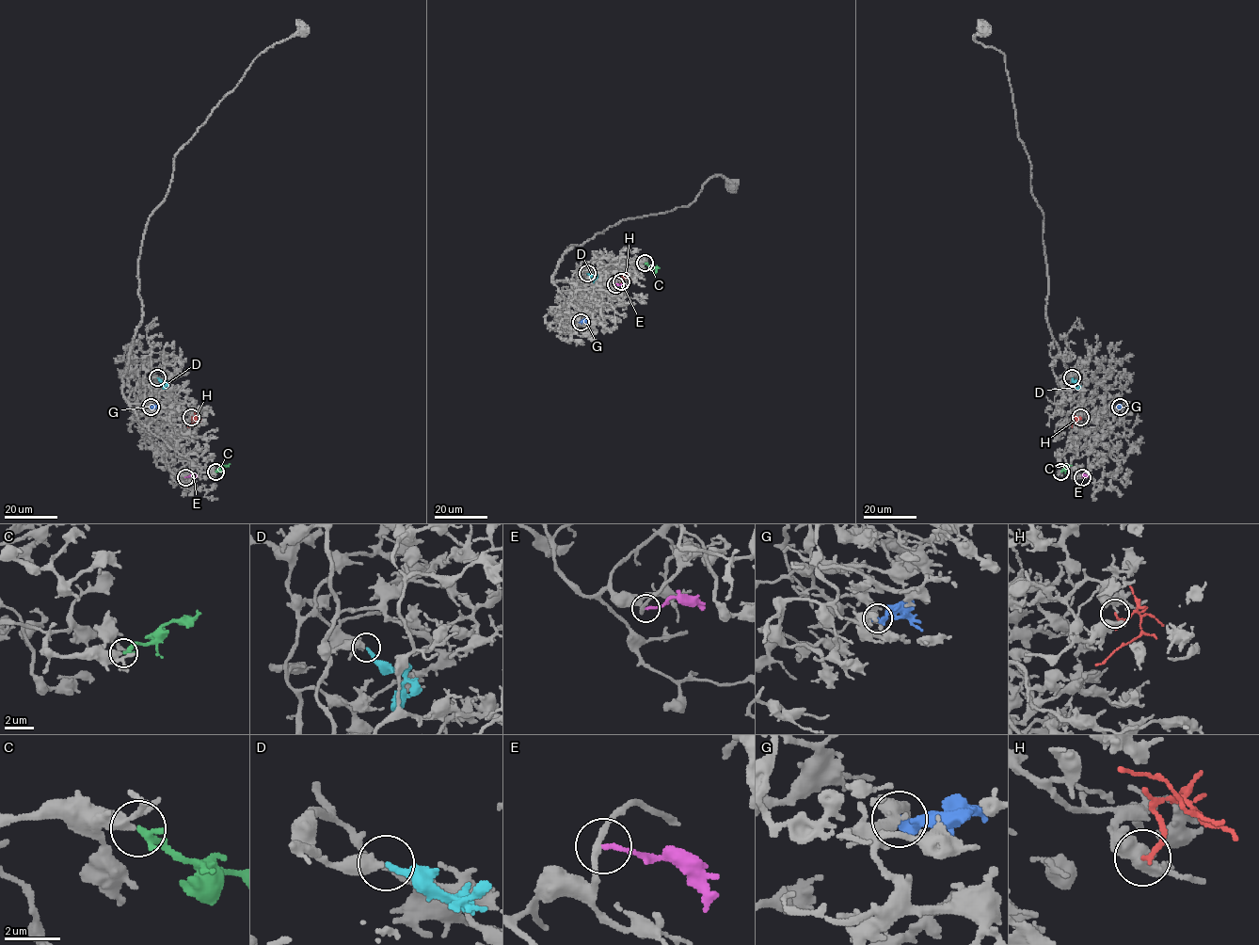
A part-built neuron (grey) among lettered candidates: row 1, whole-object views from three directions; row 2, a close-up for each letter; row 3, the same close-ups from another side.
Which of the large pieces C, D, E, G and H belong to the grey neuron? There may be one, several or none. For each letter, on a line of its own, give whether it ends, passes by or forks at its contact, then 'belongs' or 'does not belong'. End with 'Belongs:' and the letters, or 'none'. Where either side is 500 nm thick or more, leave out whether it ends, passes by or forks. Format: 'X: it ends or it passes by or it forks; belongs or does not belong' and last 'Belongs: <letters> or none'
C: it ends; belongs
D: it ends; belongs
E: it ends; belongs
G: it ends; does not belong
H: it ends; does not belong
Belongs: C, D, E

